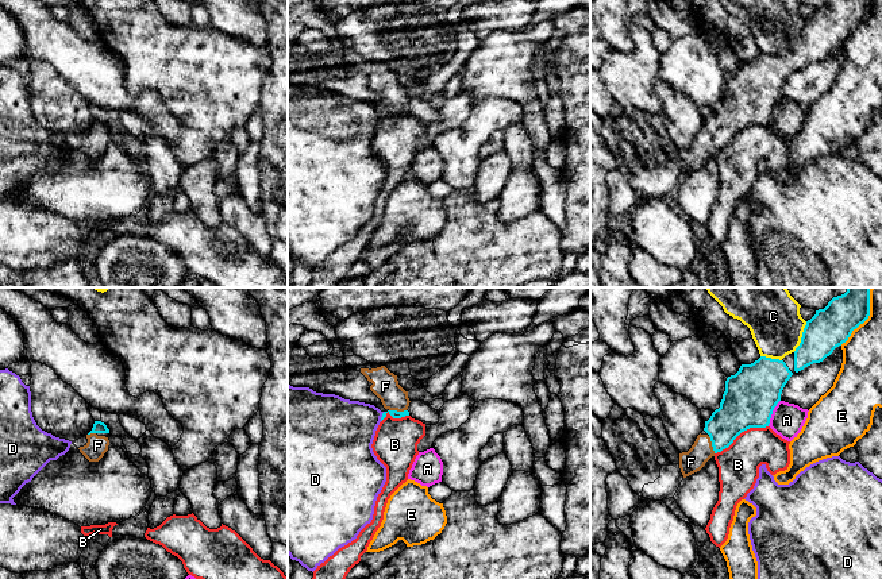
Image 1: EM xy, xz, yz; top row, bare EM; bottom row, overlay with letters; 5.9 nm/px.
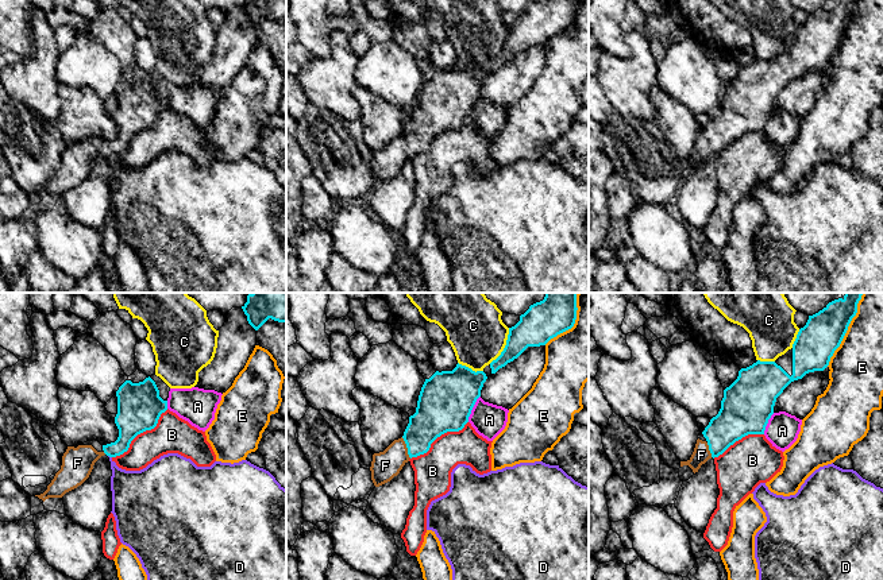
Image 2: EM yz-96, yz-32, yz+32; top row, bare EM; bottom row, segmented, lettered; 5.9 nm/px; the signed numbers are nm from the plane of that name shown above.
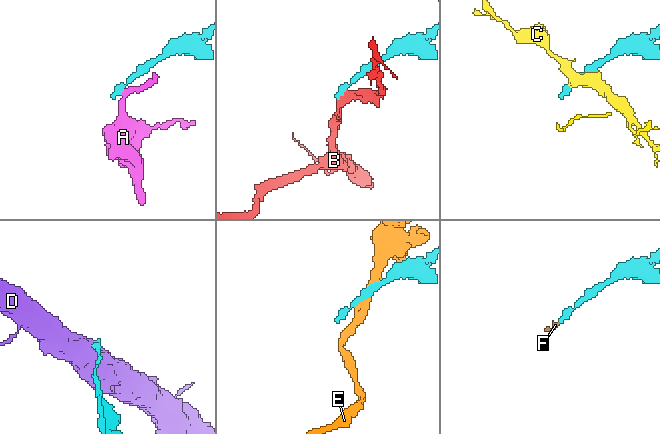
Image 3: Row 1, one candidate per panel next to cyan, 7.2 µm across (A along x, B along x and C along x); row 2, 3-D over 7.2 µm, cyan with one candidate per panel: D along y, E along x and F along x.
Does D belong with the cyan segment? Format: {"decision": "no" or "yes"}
{"decision": "no"}

